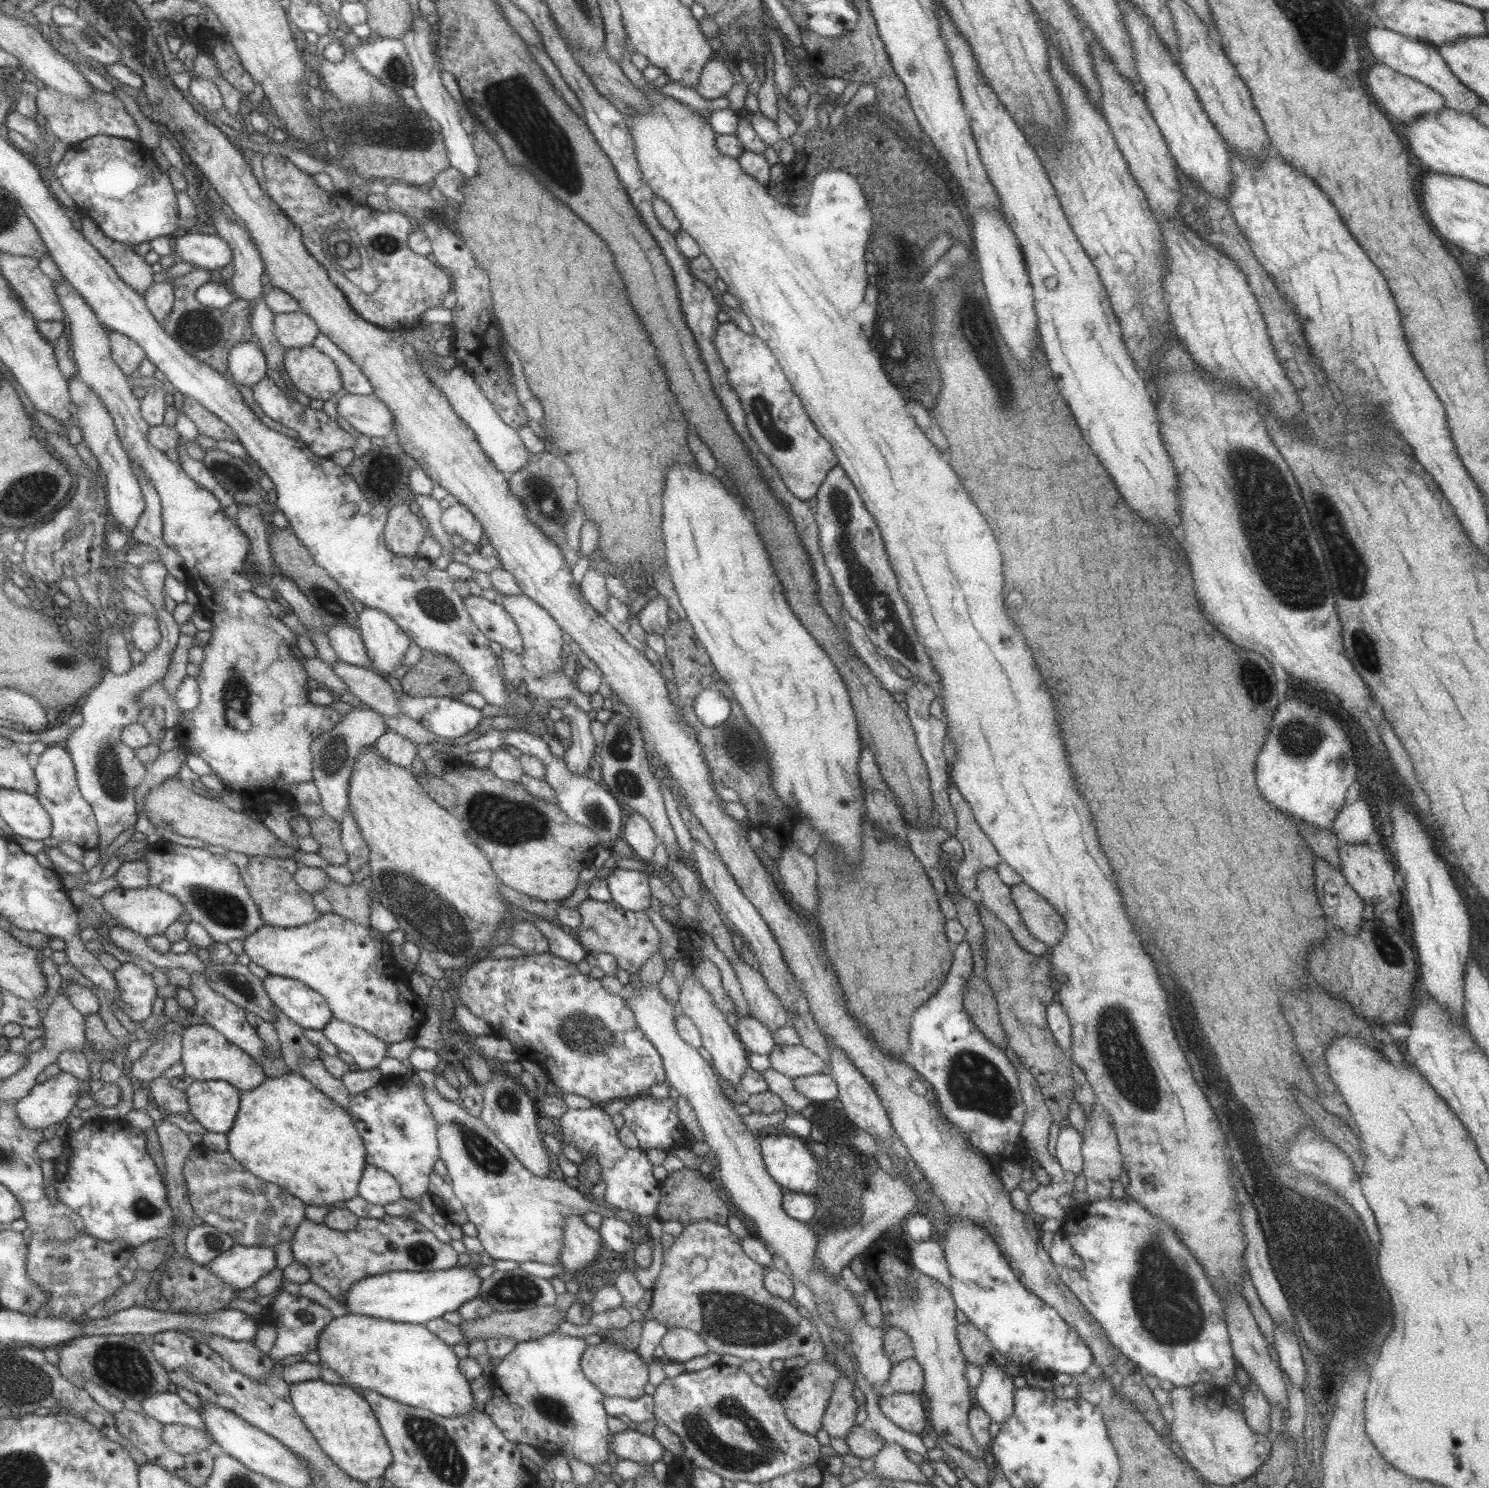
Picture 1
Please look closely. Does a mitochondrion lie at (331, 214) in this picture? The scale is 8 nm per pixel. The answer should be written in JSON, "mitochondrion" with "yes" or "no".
{"mitochondrion":"no"}

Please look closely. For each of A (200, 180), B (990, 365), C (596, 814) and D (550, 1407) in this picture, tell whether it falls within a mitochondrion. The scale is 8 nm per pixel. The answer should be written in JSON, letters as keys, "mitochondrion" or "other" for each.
{"A":"other","B":"other","C":"mitochondrion","D":"mitochondrion"}

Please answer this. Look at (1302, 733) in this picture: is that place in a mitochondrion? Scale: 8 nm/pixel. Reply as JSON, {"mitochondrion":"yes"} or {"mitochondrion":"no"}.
{"mitochondrion":"yes"}

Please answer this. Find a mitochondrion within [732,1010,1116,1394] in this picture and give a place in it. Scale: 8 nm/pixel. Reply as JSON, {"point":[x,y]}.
{"point":[974,1083]}

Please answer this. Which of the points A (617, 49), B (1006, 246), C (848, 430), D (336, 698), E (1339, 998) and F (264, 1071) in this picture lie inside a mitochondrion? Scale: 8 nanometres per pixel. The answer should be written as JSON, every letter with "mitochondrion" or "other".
{"A":"other","B":"other","C":"other","D":"other","E":"other","F":"other"}

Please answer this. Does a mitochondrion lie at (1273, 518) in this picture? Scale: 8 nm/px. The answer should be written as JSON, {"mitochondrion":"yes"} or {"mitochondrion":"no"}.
{"mitochondrion":"yes"}

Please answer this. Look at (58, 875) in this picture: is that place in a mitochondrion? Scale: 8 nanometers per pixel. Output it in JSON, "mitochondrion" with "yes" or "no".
{"mitochondrion":"no"}

